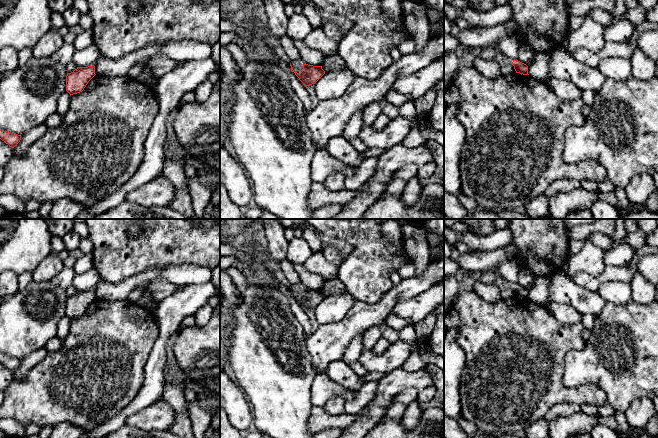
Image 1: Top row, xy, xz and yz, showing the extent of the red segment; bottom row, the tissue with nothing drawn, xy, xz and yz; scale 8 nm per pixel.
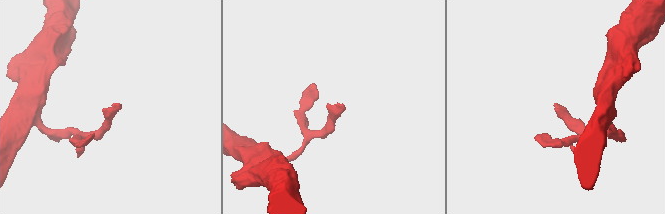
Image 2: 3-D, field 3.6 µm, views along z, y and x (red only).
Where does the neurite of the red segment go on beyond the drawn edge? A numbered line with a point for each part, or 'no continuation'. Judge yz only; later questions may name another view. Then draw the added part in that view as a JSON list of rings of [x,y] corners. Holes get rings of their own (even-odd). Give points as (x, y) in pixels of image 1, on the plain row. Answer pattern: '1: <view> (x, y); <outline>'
no continuation

